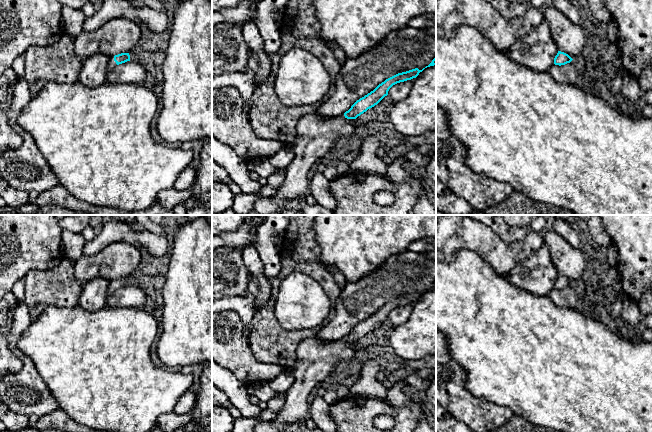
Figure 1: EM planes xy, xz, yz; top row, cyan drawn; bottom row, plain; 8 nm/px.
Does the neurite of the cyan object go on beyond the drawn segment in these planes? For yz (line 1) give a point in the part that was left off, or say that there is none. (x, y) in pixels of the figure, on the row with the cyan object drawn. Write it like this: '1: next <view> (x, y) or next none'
1: next none

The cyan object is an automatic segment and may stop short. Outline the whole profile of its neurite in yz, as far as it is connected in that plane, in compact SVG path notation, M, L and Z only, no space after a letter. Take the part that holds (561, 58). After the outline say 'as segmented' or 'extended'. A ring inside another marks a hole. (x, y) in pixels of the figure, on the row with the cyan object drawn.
M558 51L557 55L554 58L554 64L561 66L570 63L572 60L573 59L568 54Z | as segmented

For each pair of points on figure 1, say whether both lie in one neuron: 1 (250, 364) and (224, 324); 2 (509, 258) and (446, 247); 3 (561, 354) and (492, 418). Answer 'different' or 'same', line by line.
1: same
2: same
3: different

